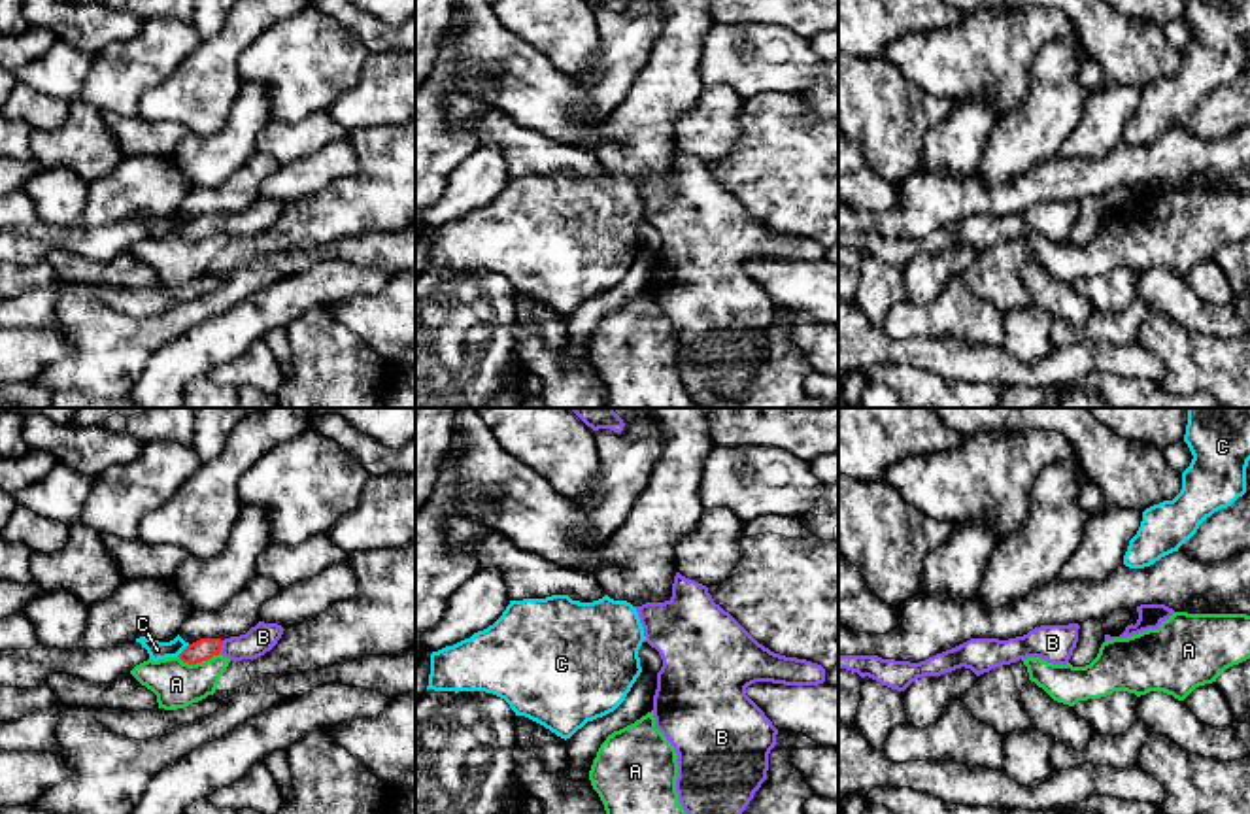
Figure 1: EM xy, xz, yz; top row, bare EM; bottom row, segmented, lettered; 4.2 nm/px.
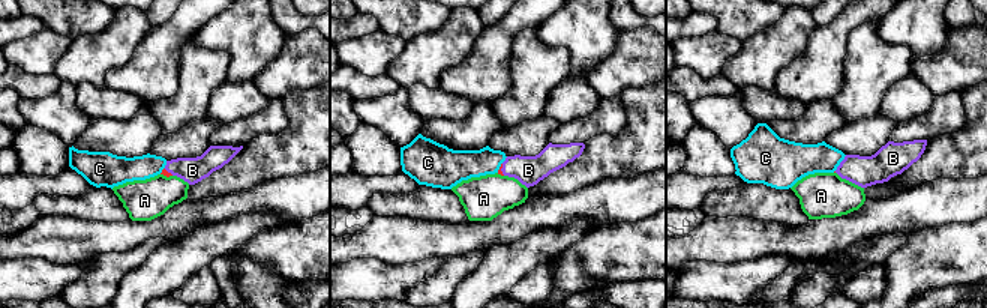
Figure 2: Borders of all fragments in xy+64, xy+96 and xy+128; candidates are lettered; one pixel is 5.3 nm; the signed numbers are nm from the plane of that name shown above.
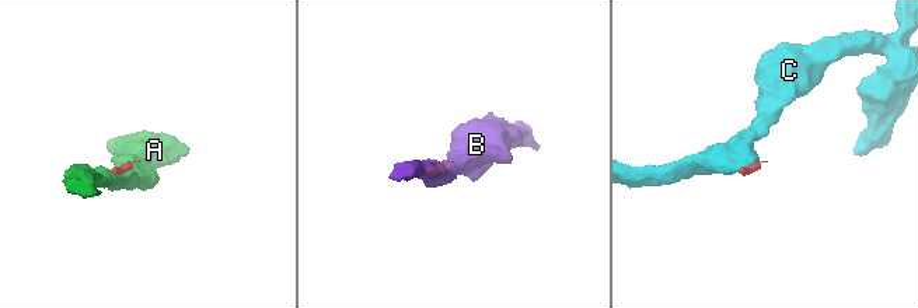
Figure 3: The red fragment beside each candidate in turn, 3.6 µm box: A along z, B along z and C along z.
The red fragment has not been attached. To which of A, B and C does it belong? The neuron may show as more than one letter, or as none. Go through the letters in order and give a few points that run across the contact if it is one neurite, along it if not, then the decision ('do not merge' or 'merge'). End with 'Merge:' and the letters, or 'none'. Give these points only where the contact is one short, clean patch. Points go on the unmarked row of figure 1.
A: line xy (219, 231), (195, 240), (184, 240), (178, 235); do not merge
B: merge
C: line xy (189, 221), (176, 233); do not merge
Merge: B

